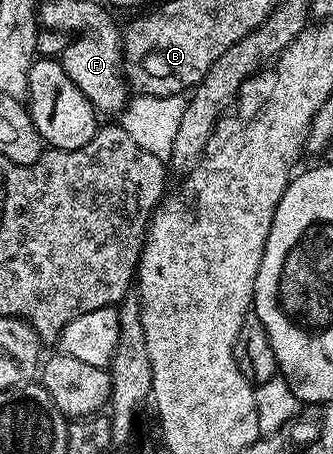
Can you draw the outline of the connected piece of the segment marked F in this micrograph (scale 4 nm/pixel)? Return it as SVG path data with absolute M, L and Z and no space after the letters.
M116 29L102 34L77 36L59 55L61 67L71 76L75 88L91 100L91 104L102 115L120 115L131 98L131 90L123 73L123 42Z

